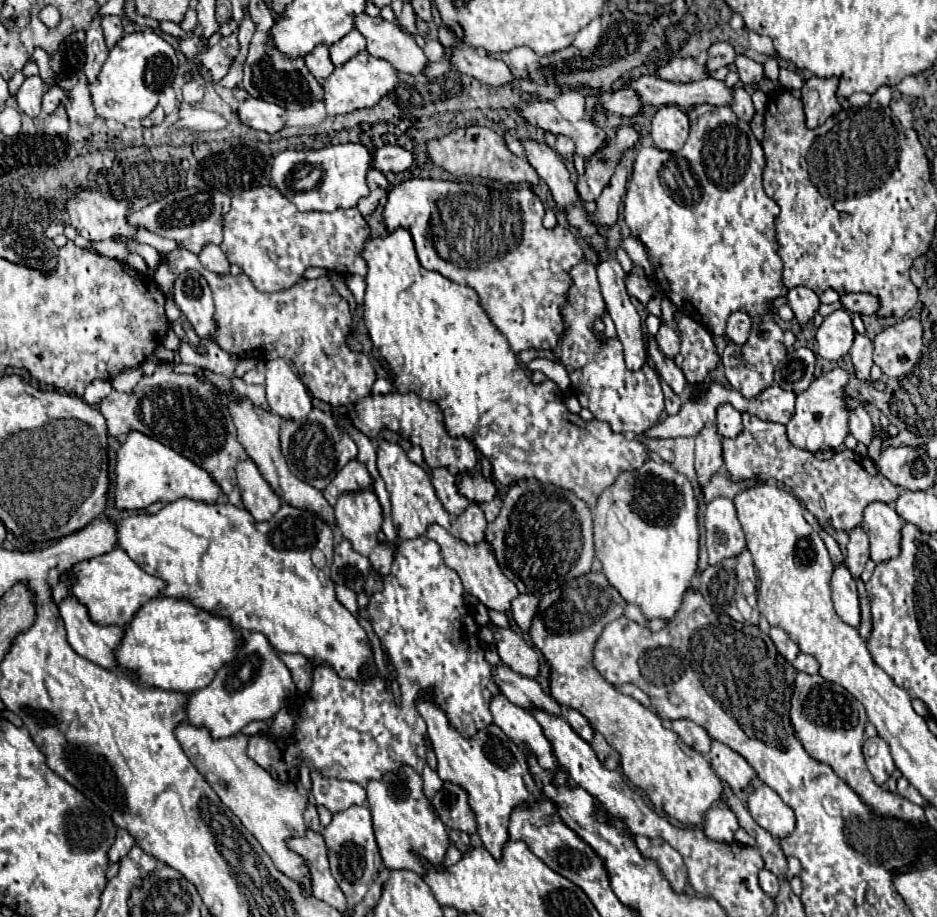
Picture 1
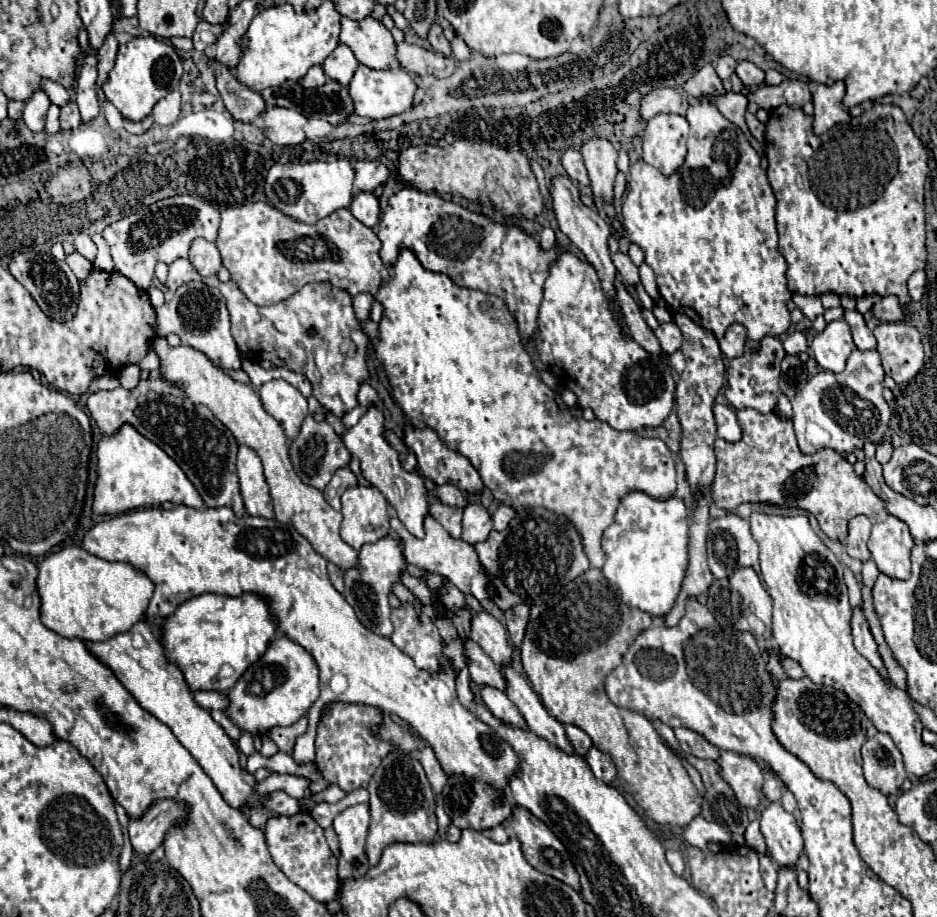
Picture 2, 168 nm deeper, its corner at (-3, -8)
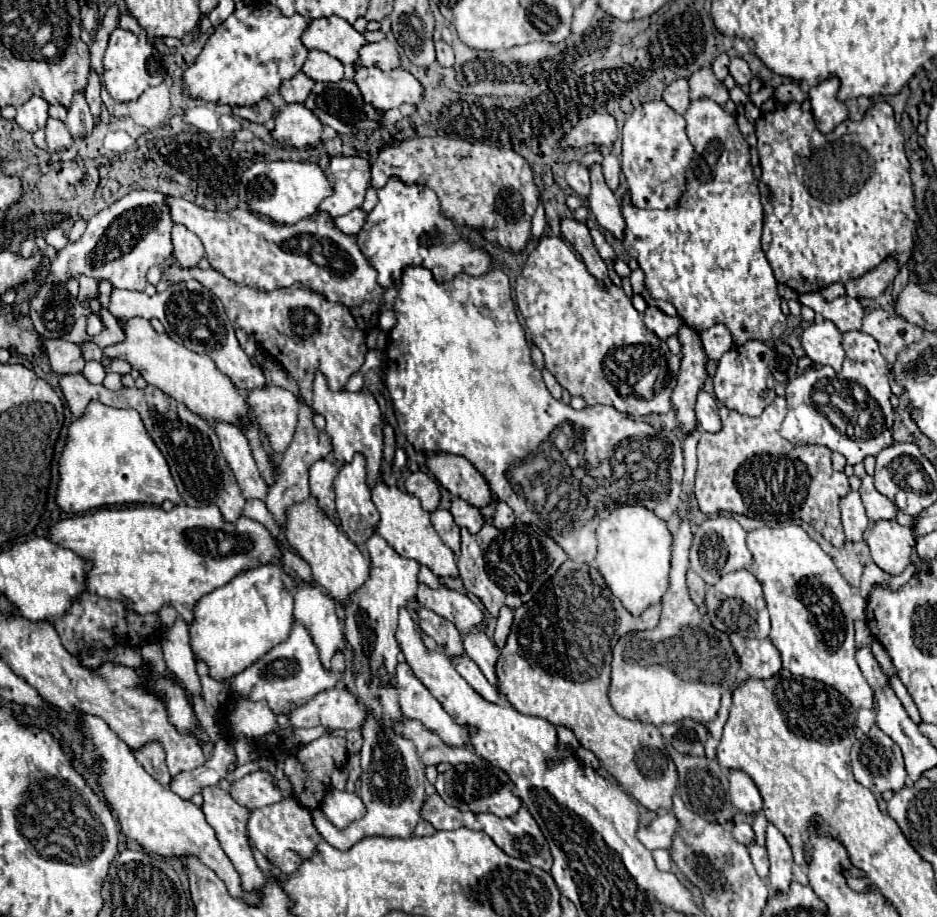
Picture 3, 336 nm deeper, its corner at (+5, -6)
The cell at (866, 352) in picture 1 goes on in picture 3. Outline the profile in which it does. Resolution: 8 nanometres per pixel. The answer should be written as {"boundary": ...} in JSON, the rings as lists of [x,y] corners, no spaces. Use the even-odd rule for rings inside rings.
{"boundary":[[[813,292],[813,294],[801,294],[799,302],[801,302],[801,306],[809,306],[823,318],[831,320],[841,332],[861,330],[861,320],[863,320],[865,310],[861,308],[859,300],[855,300],[855,298],[841,296],[841,298],[829,302],[819,292]]]}

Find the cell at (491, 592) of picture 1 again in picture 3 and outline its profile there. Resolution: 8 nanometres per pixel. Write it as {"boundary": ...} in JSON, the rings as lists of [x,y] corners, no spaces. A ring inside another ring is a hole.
{"boundary":[[[377,484],[373,494],[375,494],[375,506],[381,514],[381,520],[377,524],[377,534],[381,534],[395,548],[399,556],[417,560],[419,564],[427,566],[439,578],[459,578],[453,550],[437,536],[429,520],[429,512],[421,508],[421,502],[415,496],[409,496],[387,484]]]}

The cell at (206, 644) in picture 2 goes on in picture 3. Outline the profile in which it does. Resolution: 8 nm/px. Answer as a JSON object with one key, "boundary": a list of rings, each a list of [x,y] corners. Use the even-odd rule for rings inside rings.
{"boundary":[[[259,566],[235,576],[229,584],[201,596],[189,622],[191,650],[197,662],[207,664],[213,680],[229,680],[283,642],[293,626],[293,596],[281,582],[283,568]],[[241,580],[247,580],[241,582]]]}

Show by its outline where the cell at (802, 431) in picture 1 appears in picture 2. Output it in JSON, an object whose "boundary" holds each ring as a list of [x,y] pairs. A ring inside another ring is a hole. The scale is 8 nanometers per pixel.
{"boundary":[[[855,348],[841,374],[823,370],[815,374],[791,400],[793,428],[803,454],[813,454],[825,446],[837,452],[855,452],[865,442],[879,444],[887,438],[891,408],[883,398],[883,366],[877,350]]]}

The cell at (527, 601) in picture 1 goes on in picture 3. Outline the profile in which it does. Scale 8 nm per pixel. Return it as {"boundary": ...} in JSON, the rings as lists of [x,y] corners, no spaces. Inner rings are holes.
{"boundary":[[[503,606],[501,612],[499,612],[499,618],[497,618],[497,628],[495,628],[495,636],[493,636],[499,650],[505,646],[511,624],[513,624],[513,610],[509,606]]]}

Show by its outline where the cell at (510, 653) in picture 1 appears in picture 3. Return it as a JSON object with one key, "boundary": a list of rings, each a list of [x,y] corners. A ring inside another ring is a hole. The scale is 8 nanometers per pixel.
{"boundary":[[[419,584],[417,600],[425,608],[429,608],[429,610],[437,612],[439,616],[447,618],[449,622],[453,622],[461,634],[481,632],[487,626],[485,614],[481,612],[481,608],[473,600],[469,600],[465,594],[459,594],[451,588],[439,586],[437,590],[431,590],[431,588]]]}

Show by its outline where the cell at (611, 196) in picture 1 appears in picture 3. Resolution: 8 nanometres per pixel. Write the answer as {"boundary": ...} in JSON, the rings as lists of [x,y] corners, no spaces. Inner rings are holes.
{"boundary":[[[607,154],[605,160],[601,162],[603,166],[603,174],[605,174],[605,182],[611,190],[615,190],[619,186],[619,176],[621,176],[621,162],[617,156]]]}

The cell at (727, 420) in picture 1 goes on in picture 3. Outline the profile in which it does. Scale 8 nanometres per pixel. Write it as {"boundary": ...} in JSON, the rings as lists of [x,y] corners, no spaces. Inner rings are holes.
{"boundary":[[[705,390],[699,392],[697,396],[697,420],[699,428],[703,432],[719,432],[721,430],[721,418],[719,418],[719,406],[713,396],[709,396]]]}

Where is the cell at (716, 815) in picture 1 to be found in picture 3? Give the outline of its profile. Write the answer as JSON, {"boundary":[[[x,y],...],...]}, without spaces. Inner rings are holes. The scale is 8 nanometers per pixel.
{"boundary":[[[661,812],[657,814],[657,818],[641,828],[637,832],[637,838],[649,848],[649,850],[667,850],[671,848],[673,840],[681,834],[681,822],[677,820],[677,816],[673,816],[673,812]]]}

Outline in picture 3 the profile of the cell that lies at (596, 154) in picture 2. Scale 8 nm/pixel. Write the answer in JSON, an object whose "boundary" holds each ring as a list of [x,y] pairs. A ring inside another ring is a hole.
{"boundary":[[[593,164],[589,170],[591,170],[591,194],[589,194],[591,212],[595,214],[599,226],[613,232],[615,238],[621,240],[623,238],[623,216],[621,216],[619,202],[615,200],[613,192],[605,184],[601,164]]]}

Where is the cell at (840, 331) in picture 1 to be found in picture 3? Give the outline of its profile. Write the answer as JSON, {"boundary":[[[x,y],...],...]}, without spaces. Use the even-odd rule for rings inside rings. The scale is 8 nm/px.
{"boundary":[[[825,320],[821,324],[811,324],[801,338],[803,350],[807,356],[821,366],[831,366],[835,372],[841,370],[845,350],[841,346],[841,332],[831,320]]]}

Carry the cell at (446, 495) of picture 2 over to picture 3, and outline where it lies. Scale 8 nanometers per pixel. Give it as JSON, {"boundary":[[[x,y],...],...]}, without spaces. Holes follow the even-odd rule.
{"boundary":[[[415,472],[405,480],[405,488],[409,494],[417,496],[421,500],[421,506],[427,512],[433,512],[439,506],[441,500],[441,492],[439,492],[439,484],[435,482],[433,476],[425,474],[425,472]]]}

